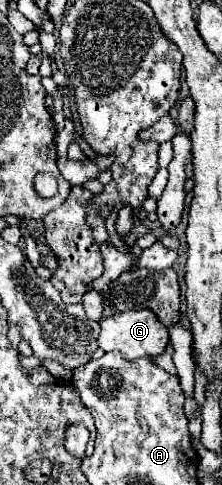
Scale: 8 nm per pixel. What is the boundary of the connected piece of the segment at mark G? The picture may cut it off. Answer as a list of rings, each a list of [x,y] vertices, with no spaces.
[[[148,308],[118,312],[110,318],[104,318],[100,322],[100,326],[102,326],[102,332],[98,336],[98,346],[104,352],[118,350],[126,360],[136,360],[136,358],[144,358],[144,356],[158,356],[158,354],[164,352],[164,348],[170,342],[168,328]]]

